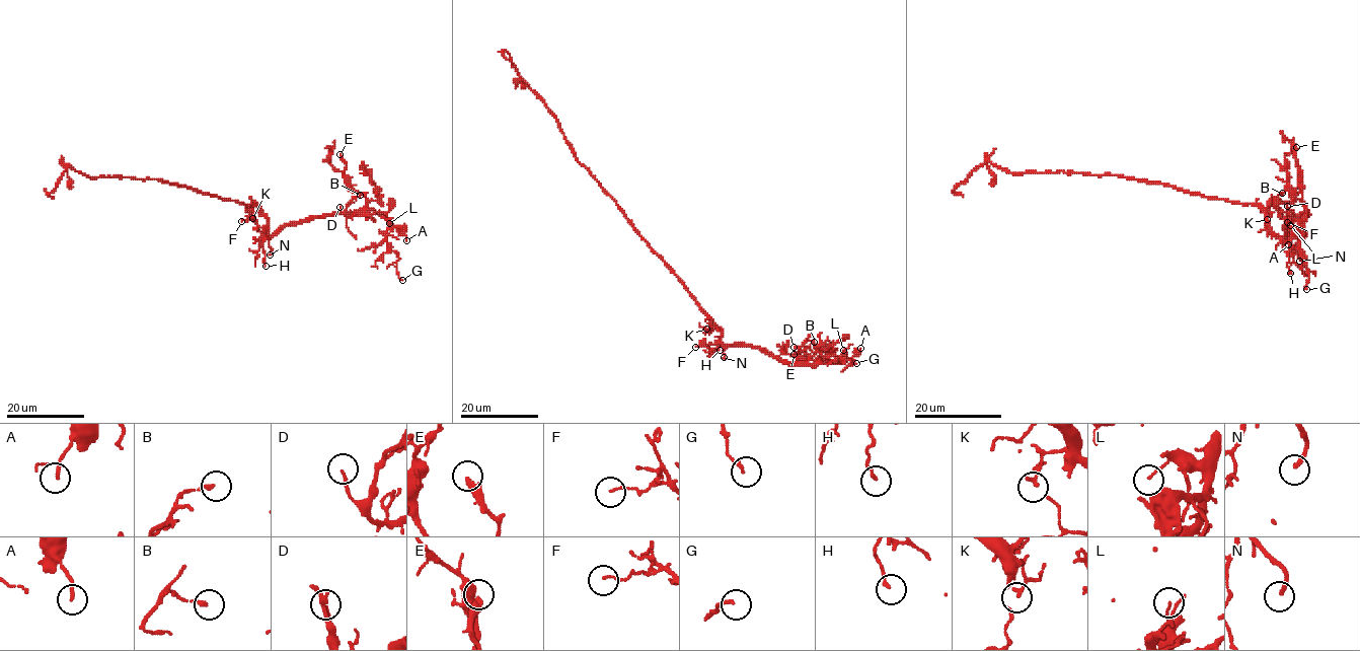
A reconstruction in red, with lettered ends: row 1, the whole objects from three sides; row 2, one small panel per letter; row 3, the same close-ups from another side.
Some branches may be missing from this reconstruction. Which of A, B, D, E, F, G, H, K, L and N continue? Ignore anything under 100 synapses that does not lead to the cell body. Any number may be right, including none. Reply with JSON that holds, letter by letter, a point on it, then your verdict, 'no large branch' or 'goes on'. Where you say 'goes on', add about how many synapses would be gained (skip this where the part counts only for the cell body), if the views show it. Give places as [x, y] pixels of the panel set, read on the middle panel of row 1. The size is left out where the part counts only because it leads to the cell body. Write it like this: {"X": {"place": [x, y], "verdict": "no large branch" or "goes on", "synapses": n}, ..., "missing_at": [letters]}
{"A": {"place": [860, 348], "verdict": "no large branch"}, "B": {"place": [814, 342], "verdict": "no large branch"}, "D": {"place": [794, 347], "verdict": "no large branch"}, "E": {"place": [794, 354], "verdict": "no large branch"}, "F": {"place": [695, 347], "verdict": "no large branch"}, "G": {"place": [856, 363], "verdict": "no large branch"}, "H": {"place": [720, 350], "verdict": "no large branch"}, "K": {"place": [706, 329], "verdict": "no large branch"}, "L": {"place": [843, 350], "verdict": "no large branch"}, "N": {"place": [724, 357], "verdict": "goes on"}, "missing_at": ["N"]}

